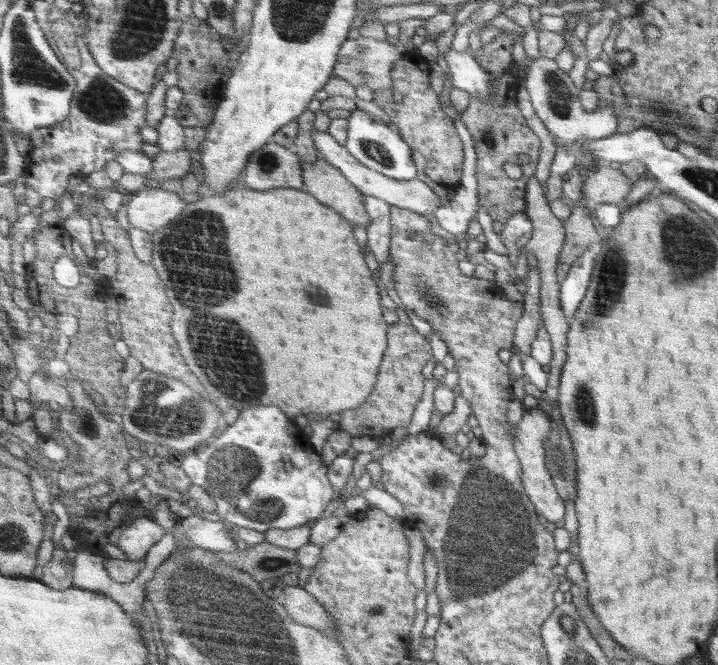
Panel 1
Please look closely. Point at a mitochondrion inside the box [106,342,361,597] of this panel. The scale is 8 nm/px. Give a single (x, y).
(233, 473)

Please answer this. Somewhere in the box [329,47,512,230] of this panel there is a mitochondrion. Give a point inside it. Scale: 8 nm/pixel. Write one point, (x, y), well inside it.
(377, 151)

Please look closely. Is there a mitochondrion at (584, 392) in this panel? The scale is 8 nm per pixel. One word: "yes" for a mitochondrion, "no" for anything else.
yes

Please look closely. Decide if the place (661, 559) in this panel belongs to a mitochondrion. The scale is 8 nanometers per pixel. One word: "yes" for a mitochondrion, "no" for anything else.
no

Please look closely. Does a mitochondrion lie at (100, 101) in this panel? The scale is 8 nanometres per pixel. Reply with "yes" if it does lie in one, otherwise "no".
yes

